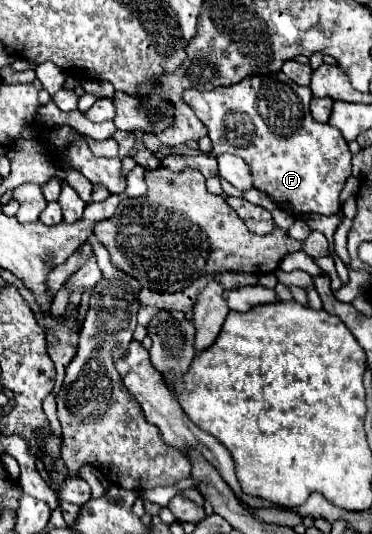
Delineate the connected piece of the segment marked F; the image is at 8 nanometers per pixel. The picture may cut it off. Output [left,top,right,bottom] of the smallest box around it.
[184,72,352,216]

